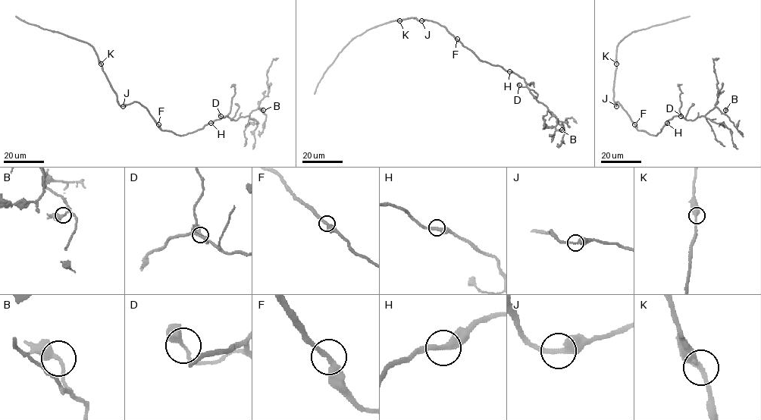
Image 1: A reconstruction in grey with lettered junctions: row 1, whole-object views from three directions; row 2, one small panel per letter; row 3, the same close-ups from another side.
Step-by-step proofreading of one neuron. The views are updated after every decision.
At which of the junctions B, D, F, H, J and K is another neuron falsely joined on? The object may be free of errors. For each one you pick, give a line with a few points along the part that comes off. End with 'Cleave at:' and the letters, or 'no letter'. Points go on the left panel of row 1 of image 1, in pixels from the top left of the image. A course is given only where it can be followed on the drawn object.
Cleave at: no letter

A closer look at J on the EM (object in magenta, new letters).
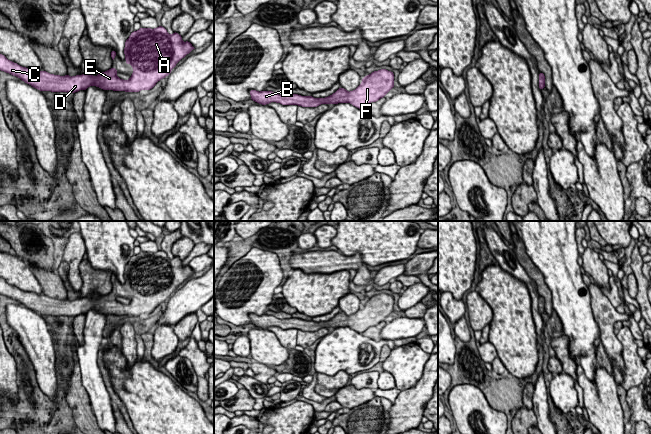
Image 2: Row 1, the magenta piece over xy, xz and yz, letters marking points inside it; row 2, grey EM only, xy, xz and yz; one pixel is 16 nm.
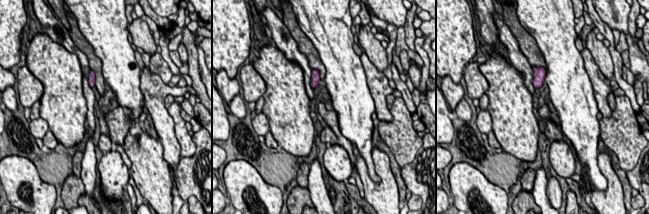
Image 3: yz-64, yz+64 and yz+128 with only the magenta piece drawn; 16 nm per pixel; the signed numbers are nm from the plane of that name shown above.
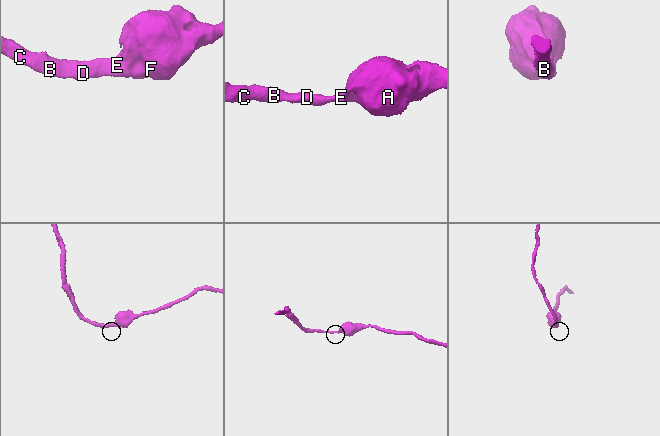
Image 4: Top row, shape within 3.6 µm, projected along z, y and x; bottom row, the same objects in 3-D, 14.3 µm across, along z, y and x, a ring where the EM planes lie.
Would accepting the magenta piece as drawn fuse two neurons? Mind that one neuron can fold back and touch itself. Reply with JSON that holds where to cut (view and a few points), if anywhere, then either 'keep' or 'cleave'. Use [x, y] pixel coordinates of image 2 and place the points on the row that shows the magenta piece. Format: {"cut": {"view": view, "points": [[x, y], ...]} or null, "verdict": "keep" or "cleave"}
{"cut": null, "verdict": "keep"}

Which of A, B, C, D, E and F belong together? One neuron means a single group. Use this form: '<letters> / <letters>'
A B C D E F

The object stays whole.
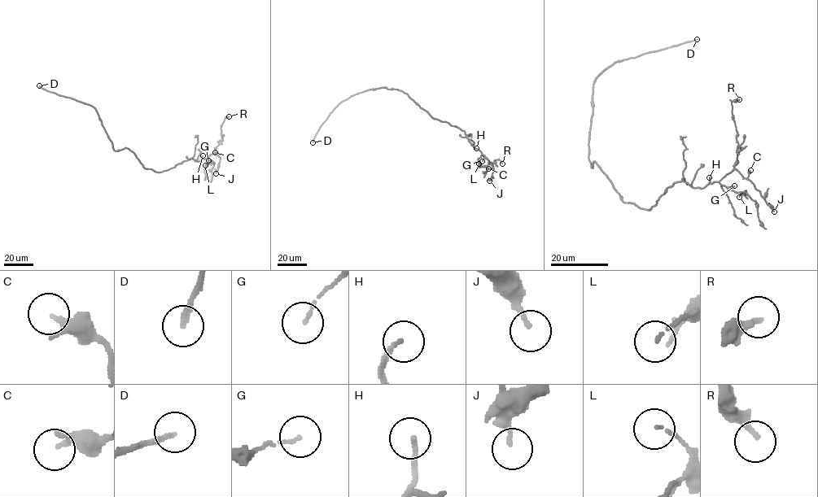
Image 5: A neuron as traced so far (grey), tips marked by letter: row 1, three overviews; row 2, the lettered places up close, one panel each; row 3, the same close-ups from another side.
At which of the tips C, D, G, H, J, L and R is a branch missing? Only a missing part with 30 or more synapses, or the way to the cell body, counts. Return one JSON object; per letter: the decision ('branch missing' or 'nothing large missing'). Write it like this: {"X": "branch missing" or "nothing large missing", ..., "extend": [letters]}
{"C": "nothing large missing", "D": "branch missing", "G": "nothing large missing", "H": "branch missing", "J": "nothing large missing", "L": "nothing large missing", "R": "nothing large missing", "extend": ["D", "H"]}

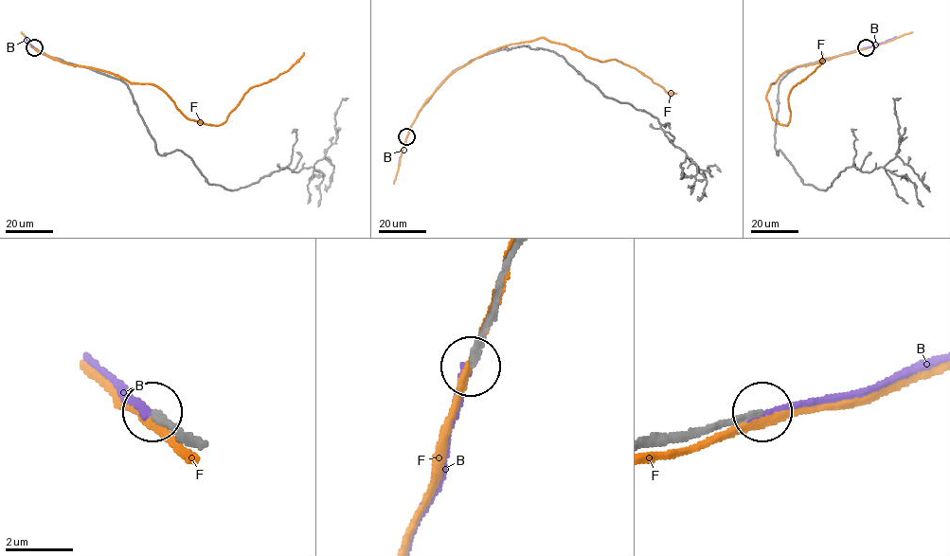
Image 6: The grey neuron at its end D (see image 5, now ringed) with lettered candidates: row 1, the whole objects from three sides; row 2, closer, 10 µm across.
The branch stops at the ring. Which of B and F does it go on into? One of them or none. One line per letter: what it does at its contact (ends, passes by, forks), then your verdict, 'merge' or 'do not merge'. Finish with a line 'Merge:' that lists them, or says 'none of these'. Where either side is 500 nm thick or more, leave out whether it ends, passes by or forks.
B: it ends; do not merge
F: it passes by; do not merge
Merge: none of these

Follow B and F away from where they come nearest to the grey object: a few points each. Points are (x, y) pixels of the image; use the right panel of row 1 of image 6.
B: (865, 47), (896, 36)
F: (864, 48), (784, 72), (766, 95), (771, 116), (779, 124), (790, 119), (790, 91), (821, 62), (822, 53)

